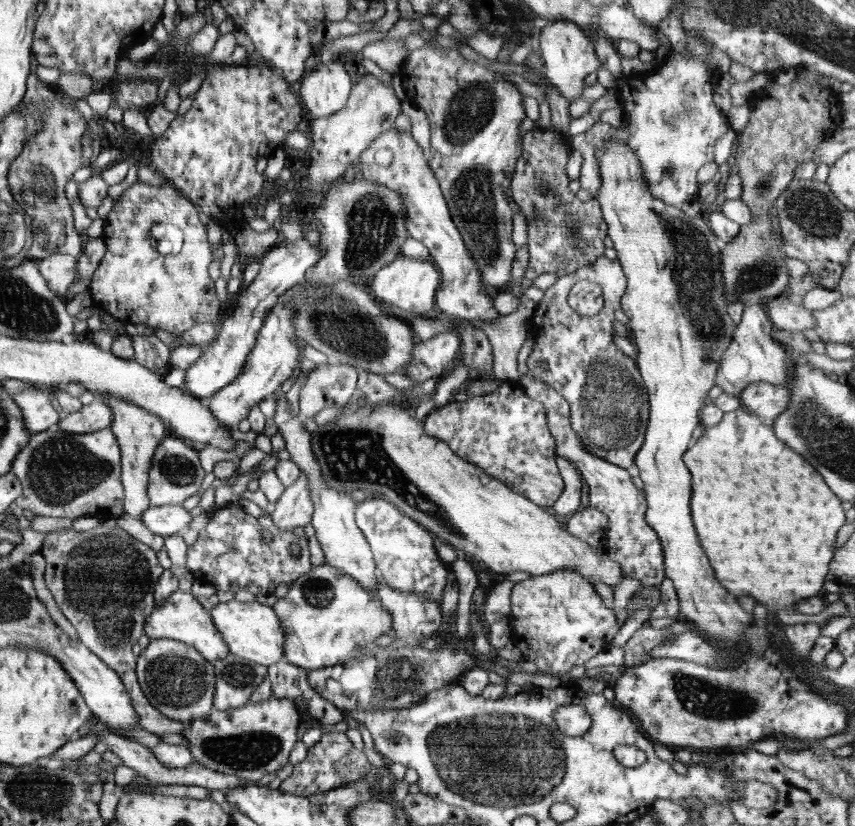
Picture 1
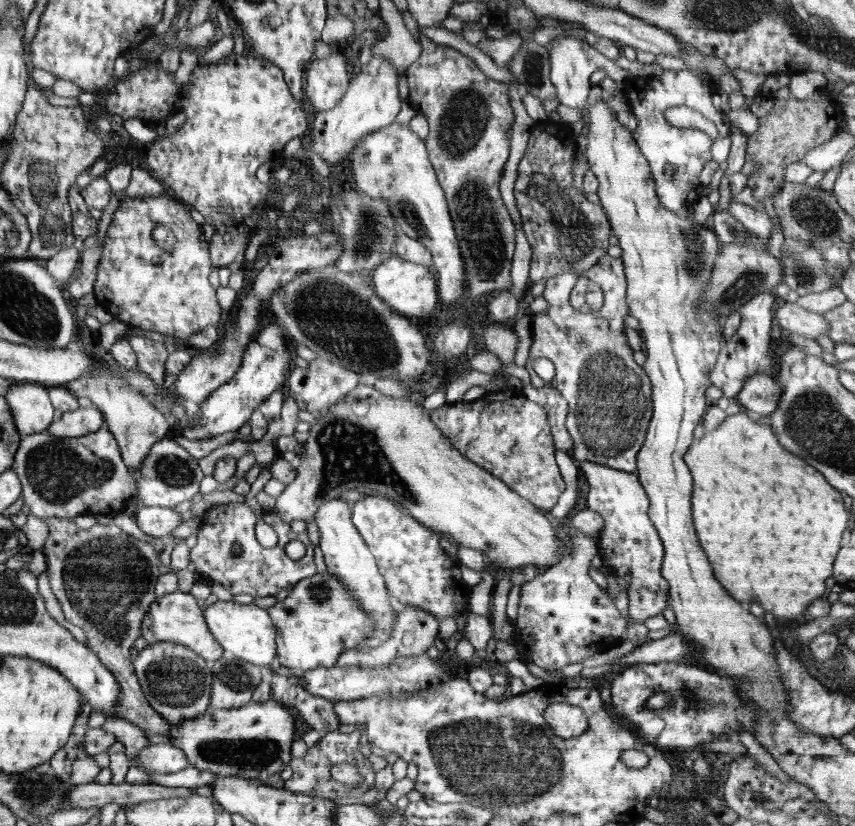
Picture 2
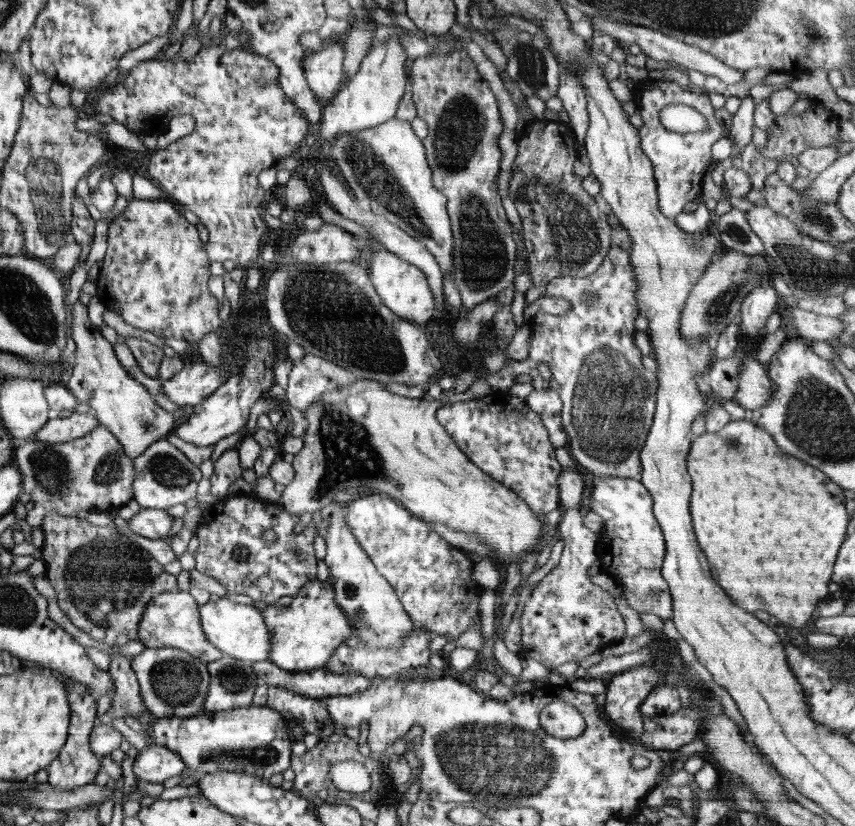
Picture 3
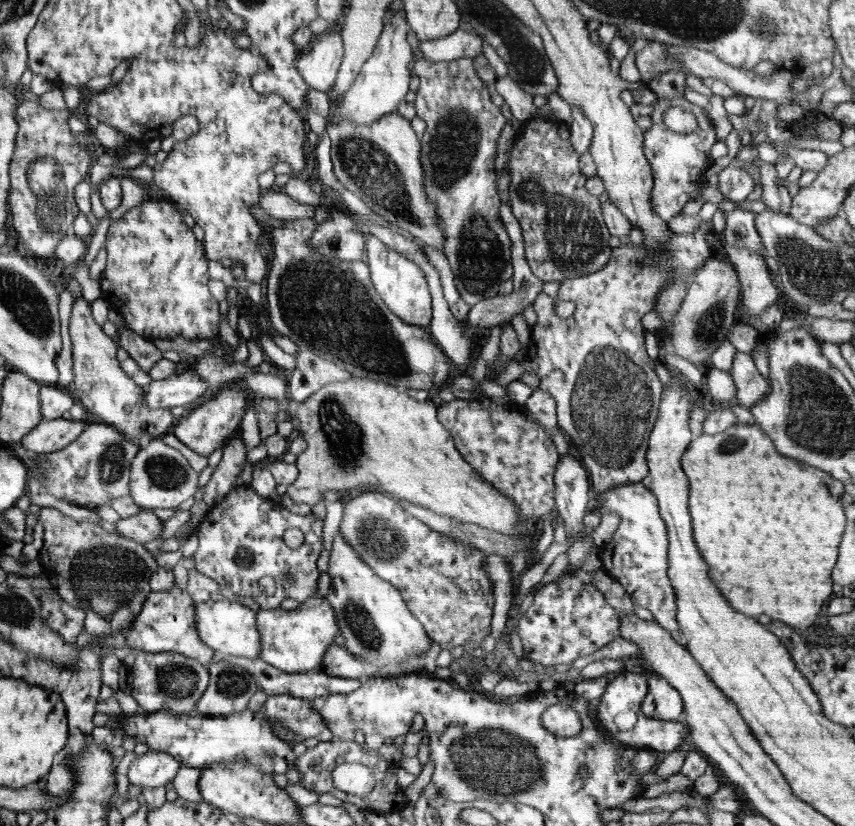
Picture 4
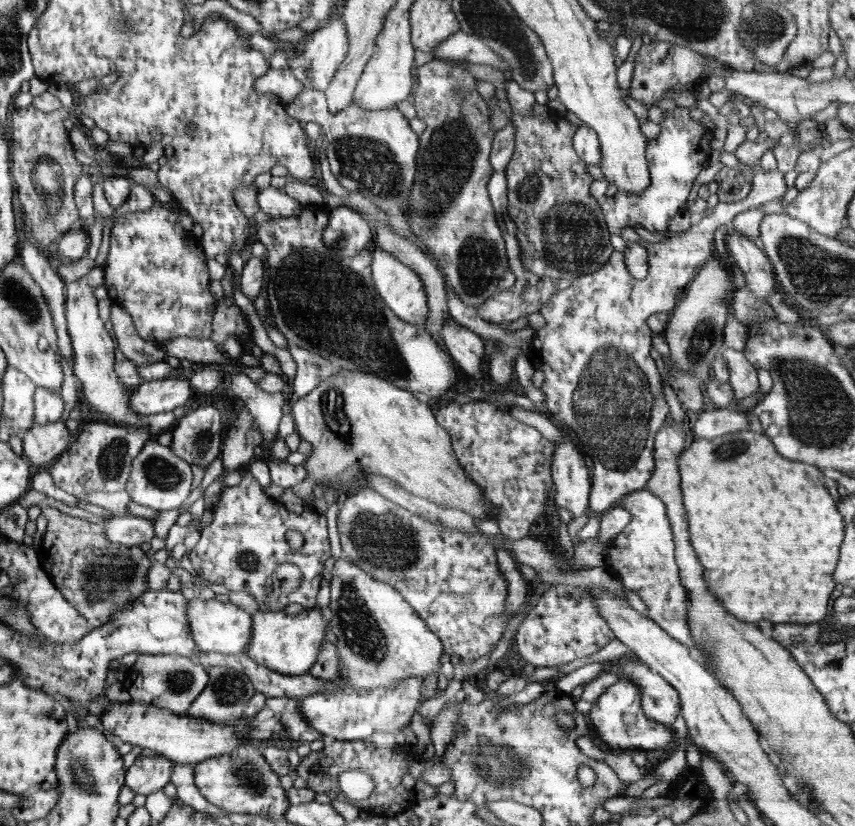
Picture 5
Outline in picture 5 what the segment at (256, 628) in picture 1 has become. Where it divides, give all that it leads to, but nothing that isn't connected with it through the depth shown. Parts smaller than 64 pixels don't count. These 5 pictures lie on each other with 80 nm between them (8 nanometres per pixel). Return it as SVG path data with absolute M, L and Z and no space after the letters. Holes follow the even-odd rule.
M198 596L187 601L186 618L197 647L204 652L220 652L222 654L238 654L247 652L252 636L252 616L229 600L227 603L217 599L200 599Z

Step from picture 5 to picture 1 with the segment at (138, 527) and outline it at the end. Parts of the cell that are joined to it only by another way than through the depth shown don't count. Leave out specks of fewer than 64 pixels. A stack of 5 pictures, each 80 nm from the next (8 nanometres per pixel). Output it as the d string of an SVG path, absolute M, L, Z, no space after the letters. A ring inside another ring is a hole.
M151 505L142 513L141 520L146 528L164 538L186 530L192 515L182 505Z

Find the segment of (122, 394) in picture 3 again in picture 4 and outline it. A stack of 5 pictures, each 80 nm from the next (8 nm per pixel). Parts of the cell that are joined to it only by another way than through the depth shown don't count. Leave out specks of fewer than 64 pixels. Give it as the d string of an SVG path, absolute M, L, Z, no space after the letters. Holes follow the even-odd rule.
M74 278L66 279L64 285L67 292L72 292L75 297L69 319L69 334L72 340L72 356L74 359L74 381L66 388L68 394L86 410L96 414L102 423L120 430L125 438L128 438L130 442L136 442L140 448L147 441L160 439L165 434L172 432L172 428L176 425L178 419L169 410L148 408L142 400L142 397L144 397L143 389L122 371L118 362L118 350L122 350L122 346L118 346L118 336L110 337L110 334L106 334L106 326L96 321L93 314L93 302L90 302L90 298L86 298L86 286L82 286L82 282L77 282Z

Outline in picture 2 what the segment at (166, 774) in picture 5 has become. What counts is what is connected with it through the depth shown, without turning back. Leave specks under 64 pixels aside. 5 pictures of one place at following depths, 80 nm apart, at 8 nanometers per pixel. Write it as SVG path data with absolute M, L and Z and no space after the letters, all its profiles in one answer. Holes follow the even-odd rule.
M172 743L148 745L138 753L138 758L138 768L142 768L146 774L172 774L189 765L189 758L186 758L183 750Z

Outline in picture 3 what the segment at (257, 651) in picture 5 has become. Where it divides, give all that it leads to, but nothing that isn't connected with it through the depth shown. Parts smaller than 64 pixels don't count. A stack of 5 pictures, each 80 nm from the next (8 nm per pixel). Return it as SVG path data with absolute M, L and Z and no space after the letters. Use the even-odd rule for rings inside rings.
M316 578L306 582L299 593L295 594L290 605L268 605L260 614L262 622L270 631L270 662L278 668L296 673L324 667L336 648L353 634L344 610L336 602L331 578L325 581Z

